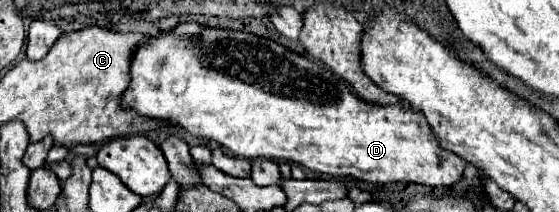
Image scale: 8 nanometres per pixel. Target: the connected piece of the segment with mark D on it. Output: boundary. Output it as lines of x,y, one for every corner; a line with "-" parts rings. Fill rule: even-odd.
182,22
176,28
172,28
170,32
162,32
156,36
148,36
148,42
138,46
134,50
134,58
130,58
130,86
126,88
126,92
120,98
120,106
124,110
136,110
136,114
146,116
146,118
154,118
154,120
168,120
172,124
176,124
178,128
190,132
196,138
204,138
204,140
212,140
222,144
224,148
228,148
232,154
242,156
242,158
266,158
266,160
274,160
274,162
296,162
308,170
320,172
320,174
328,174
334,178
356,178
356,180
366,180
366,182
378,182
378,184
386,184
386,182
416,182
416,184
426,184
426,186
452,186
454,182
458,182
458,178
462,176
466,162
454,154
450,154
448,150
442,150
434,138
434,134
430,134
430,124
426,122
424,114
420,110
414,110
410,104
400,102
400,104
392,104
392,106
372,106
360,98
356,98
350,88
346,86
344,80
340,80
328,66
324,66
318,60
308,60
306,56
300,56
292,50
288,50
286,46
272,42
272,40
262,40
260,36
252,36
250,32
244,30
224,30
224,28
210,28
204,26
200,22

